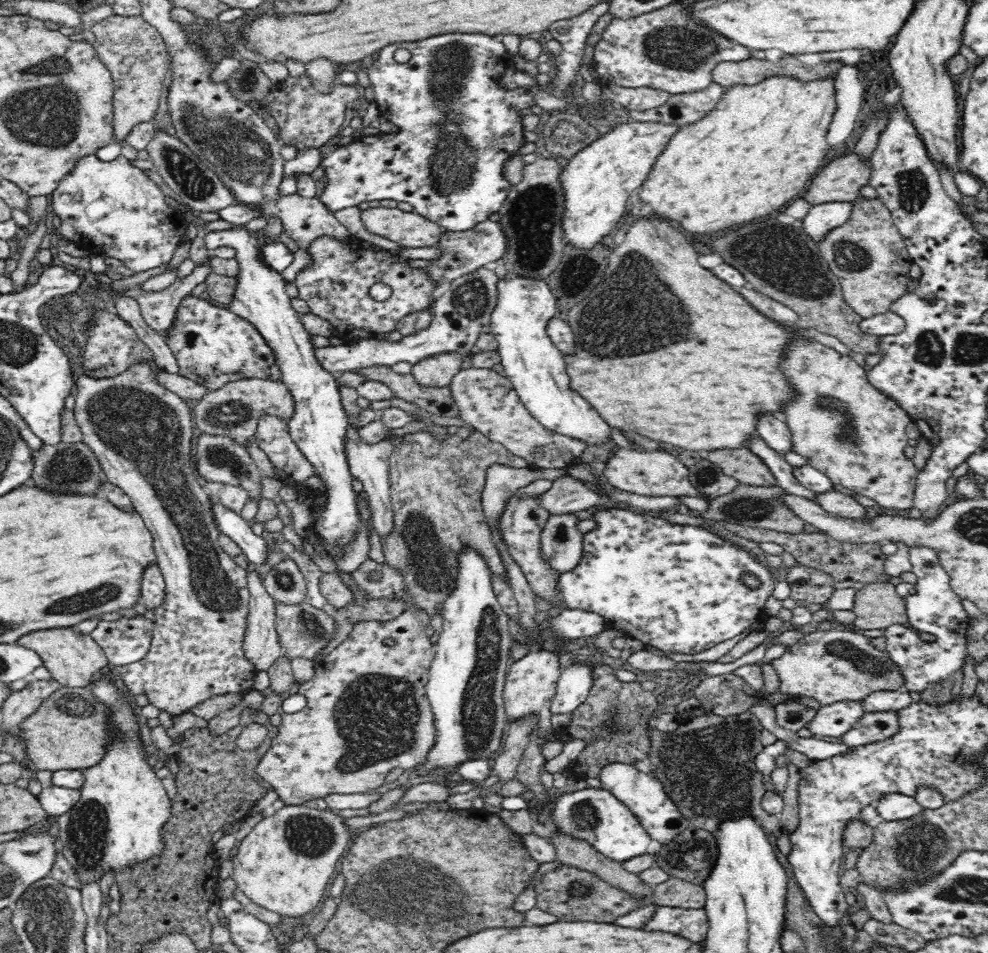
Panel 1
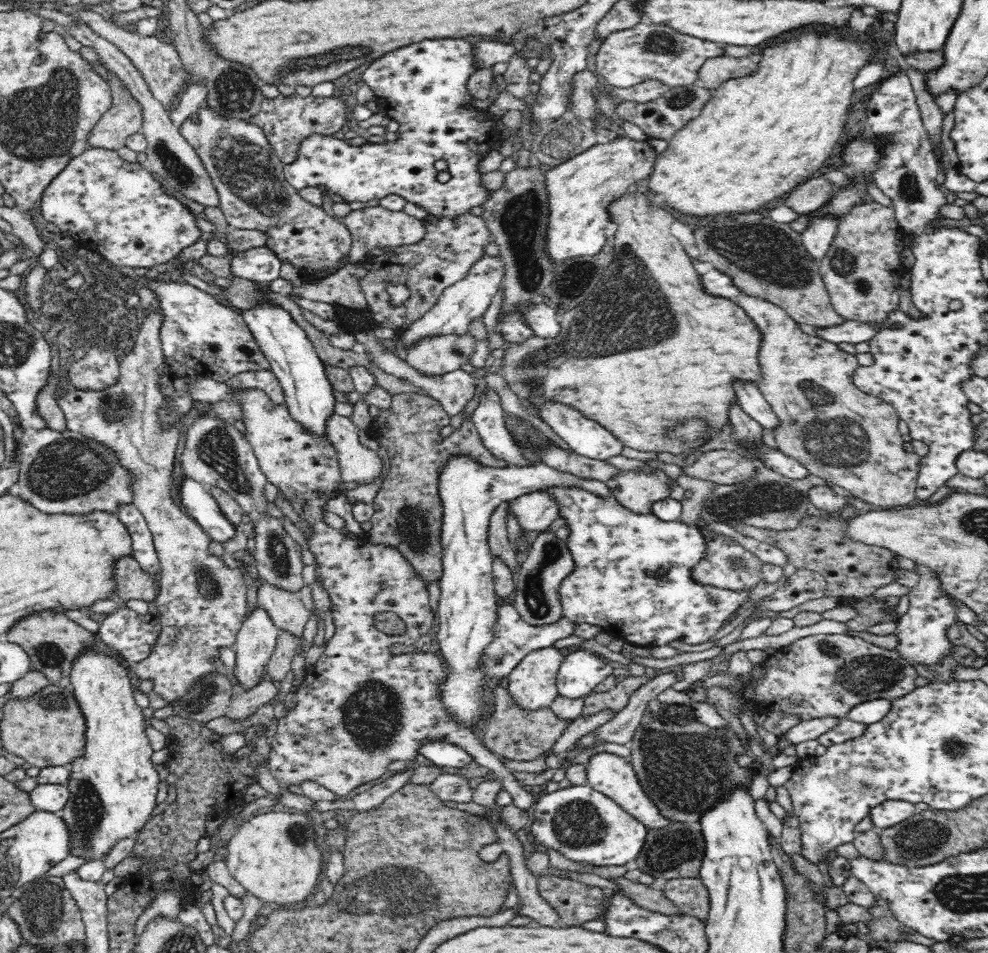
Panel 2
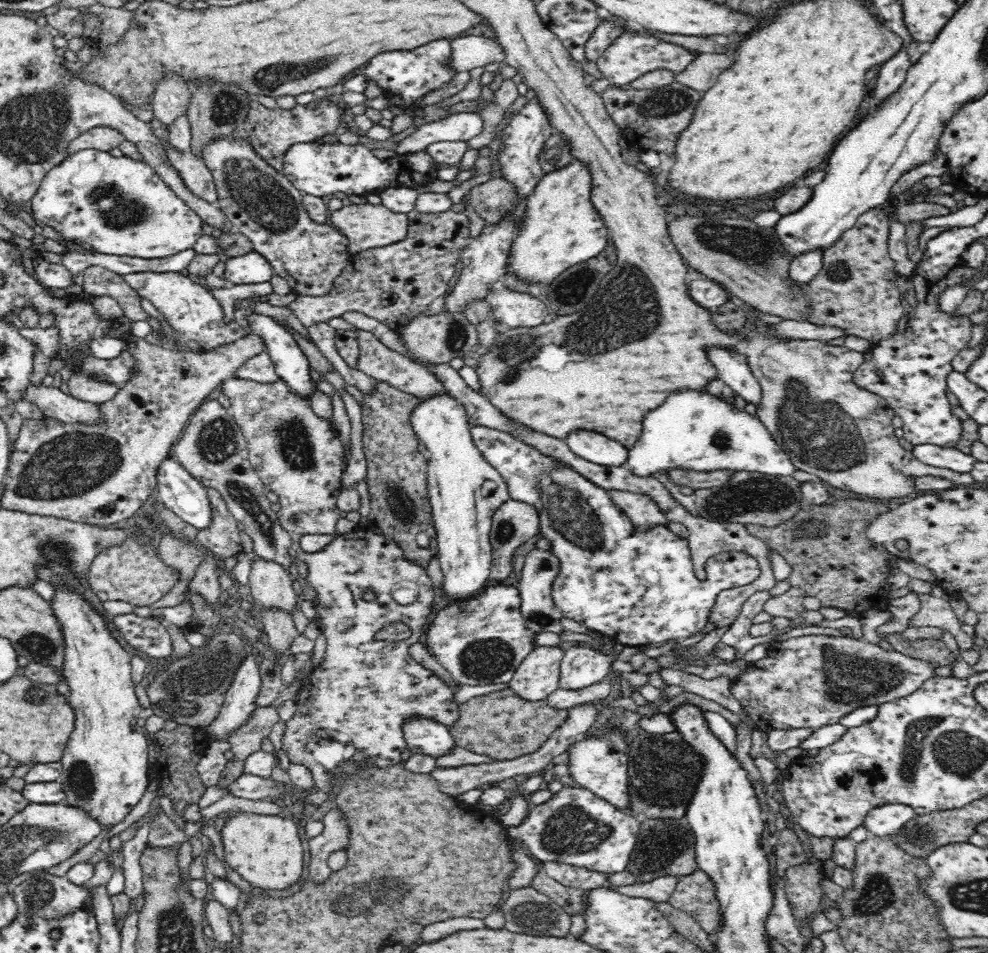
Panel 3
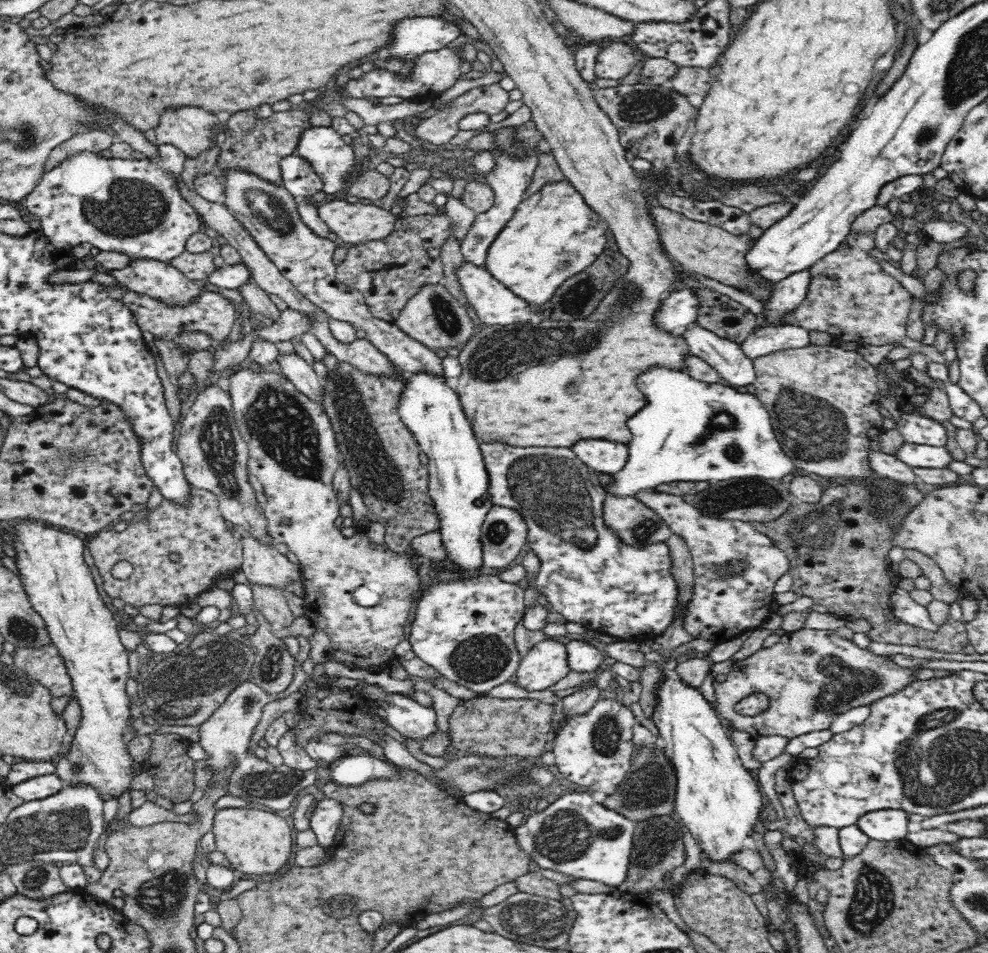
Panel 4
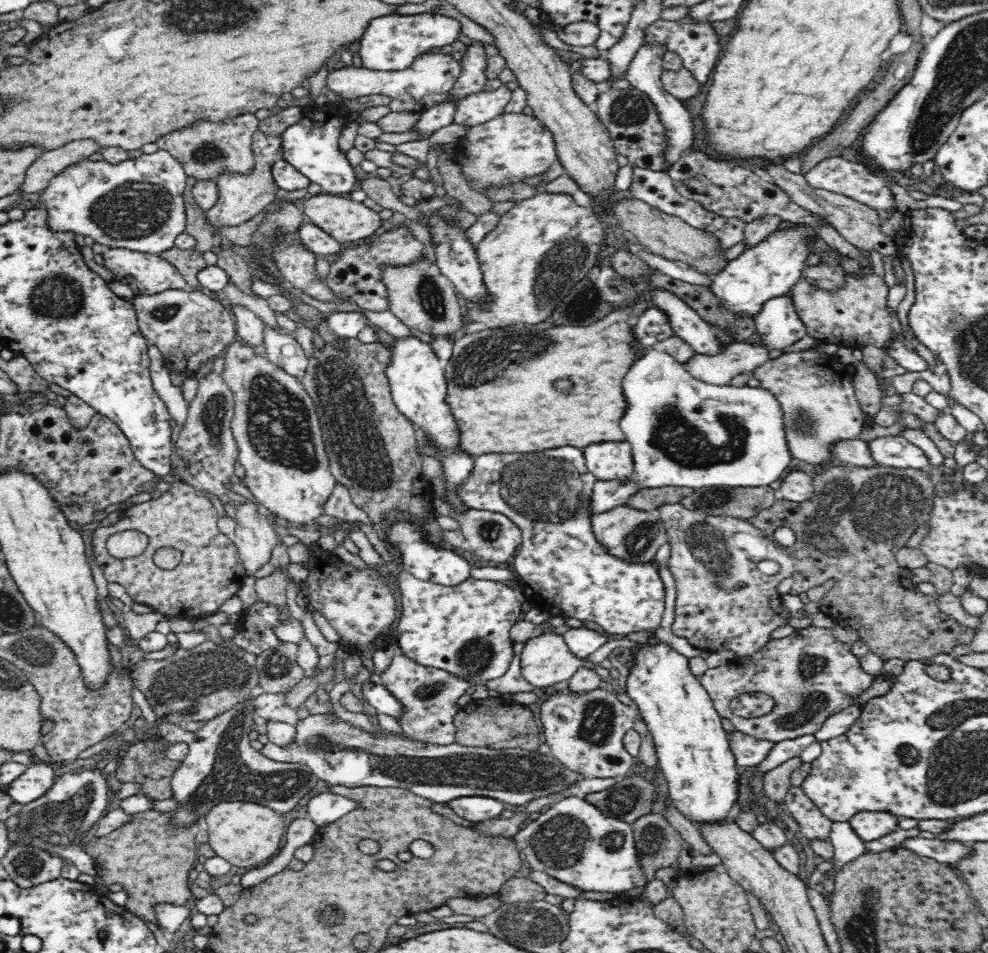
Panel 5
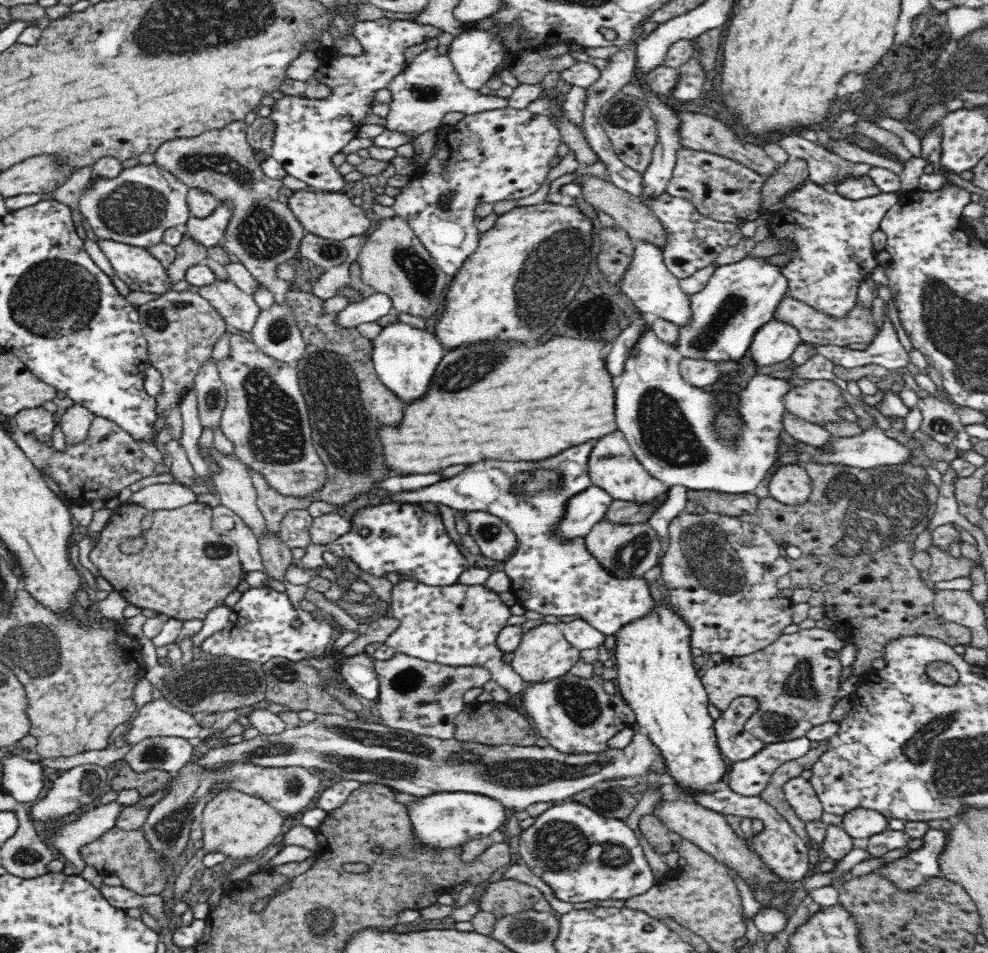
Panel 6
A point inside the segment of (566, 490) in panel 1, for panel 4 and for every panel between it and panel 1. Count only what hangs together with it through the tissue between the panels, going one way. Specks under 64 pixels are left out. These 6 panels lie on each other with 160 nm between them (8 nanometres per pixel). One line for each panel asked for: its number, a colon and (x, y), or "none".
2: (535, 512)
3: (514, 523)
4: (503, 533)

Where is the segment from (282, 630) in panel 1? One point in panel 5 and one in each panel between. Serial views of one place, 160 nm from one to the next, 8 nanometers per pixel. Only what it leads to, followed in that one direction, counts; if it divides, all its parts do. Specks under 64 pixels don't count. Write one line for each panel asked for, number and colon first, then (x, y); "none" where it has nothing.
2: (285, 608)
3: (270, 583)
4: (262, 563)
5: (255, 537)

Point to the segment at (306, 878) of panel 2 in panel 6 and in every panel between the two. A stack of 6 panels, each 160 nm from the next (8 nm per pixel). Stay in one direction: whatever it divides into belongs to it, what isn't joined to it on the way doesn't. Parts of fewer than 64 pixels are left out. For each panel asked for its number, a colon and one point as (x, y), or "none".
3: (266, 850)
4: (254, 841)
5: (246, 834)
6: (237, 824)

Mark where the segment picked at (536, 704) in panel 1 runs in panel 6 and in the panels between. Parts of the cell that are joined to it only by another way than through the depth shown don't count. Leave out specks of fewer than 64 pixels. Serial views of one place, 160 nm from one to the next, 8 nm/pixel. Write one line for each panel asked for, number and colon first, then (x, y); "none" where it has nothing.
2: (532, 684)
3: (538, 675)
4: (545, 663)
5: (546, 659)
6: (544, 652)

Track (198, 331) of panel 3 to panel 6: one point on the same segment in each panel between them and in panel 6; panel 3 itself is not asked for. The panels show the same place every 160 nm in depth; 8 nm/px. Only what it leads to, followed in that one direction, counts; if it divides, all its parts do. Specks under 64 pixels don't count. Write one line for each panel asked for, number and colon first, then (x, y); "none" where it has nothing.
4: (159, 279)
5: (145, 273)
6: (141, 271)

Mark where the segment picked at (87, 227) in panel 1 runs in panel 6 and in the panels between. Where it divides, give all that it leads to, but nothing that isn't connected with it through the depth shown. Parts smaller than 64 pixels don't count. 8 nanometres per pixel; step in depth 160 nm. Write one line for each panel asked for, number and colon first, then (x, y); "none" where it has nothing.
2: (113, 207)
3: (121, 206)
4: (129, 206)
5: (138, 204)
6: (139, 205)

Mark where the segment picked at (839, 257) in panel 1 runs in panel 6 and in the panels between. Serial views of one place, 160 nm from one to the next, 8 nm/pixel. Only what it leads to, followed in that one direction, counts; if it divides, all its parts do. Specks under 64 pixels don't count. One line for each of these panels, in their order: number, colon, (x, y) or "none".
2: (861, 270)
3: (856, 291)
4: (850, 296)
5: (857, 316)
6: (812, 326)

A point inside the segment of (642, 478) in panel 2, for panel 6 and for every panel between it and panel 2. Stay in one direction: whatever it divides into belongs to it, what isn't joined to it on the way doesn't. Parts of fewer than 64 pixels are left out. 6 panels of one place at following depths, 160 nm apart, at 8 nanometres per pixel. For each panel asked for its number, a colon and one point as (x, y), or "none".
3: (643, 514)
4: (634, 524)
5: (633, 536)
6: (629, 551)

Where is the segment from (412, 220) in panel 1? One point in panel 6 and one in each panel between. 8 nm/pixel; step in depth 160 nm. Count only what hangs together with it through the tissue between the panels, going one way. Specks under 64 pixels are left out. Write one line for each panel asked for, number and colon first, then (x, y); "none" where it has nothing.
2: (373, 227)
3: (367, 226)
4: (355, 223)
5: (345, 220)
6: (331, 215)

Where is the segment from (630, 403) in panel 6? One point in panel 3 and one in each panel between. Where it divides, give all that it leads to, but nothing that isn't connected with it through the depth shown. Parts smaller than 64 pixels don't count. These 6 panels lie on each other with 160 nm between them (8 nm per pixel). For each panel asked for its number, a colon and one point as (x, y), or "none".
3: (695, 431)
4: (690, 431)
5: (684, 433)

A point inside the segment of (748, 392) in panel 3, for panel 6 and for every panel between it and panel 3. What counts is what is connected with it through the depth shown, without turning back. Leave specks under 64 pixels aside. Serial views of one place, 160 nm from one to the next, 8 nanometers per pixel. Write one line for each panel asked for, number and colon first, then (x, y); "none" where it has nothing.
4: (725, 356)
5: (685, 322)
6: (647, 282)

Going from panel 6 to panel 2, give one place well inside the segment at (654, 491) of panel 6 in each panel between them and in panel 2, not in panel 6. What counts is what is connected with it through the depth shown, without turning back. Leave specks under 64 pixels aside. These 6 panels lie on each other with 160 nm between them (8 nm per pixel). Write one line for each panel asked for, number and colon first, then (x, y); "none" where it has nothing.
2: (585, 437)
3: (596, 448)
4: (605, 457)
5: (607, 461)

